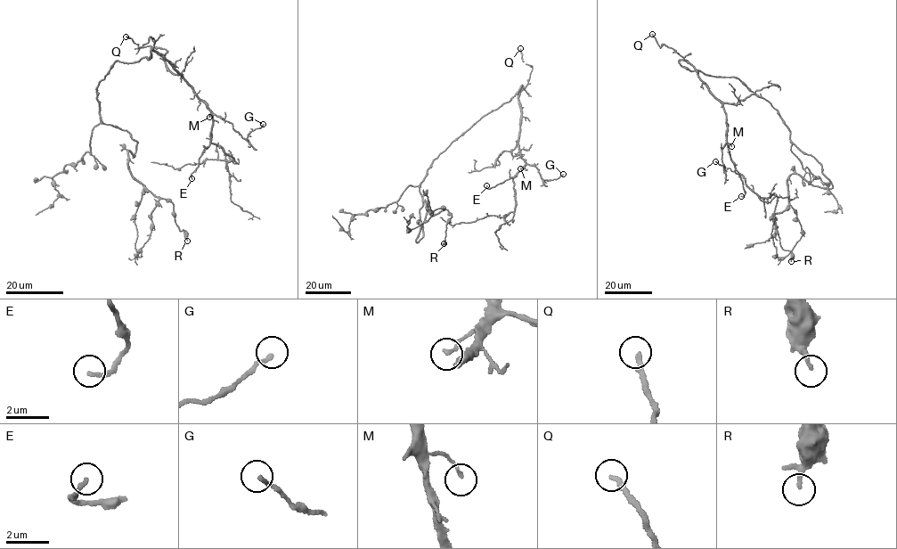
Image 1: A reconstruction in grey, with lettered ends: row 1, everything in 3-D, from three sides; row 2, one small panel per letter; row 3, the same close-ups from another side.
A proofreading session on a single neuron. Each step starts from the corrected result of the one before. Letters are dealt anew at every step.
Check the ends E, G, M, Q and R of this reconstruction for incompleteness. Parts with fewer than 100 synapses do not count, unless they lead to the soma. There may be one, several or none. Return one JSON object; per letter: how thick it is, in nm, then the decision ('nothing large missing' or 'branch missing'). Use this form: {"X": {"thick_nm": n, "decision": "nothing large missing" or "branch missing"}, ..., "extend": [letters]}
{"E": {"thick_nm": 180, "decision": "nothing large missing"}, "G": {"thick_nm": 170, "decision": "nothing large missing"}, "M": {"thick_nm": 140, "decision": "nothing large missing"}, "Q": {"thick_nm": 240, "decision": "branch missing"}, "R": {"thick_nm": 180, "decision": "nothing large missing"}, "extend": ["Q"]}

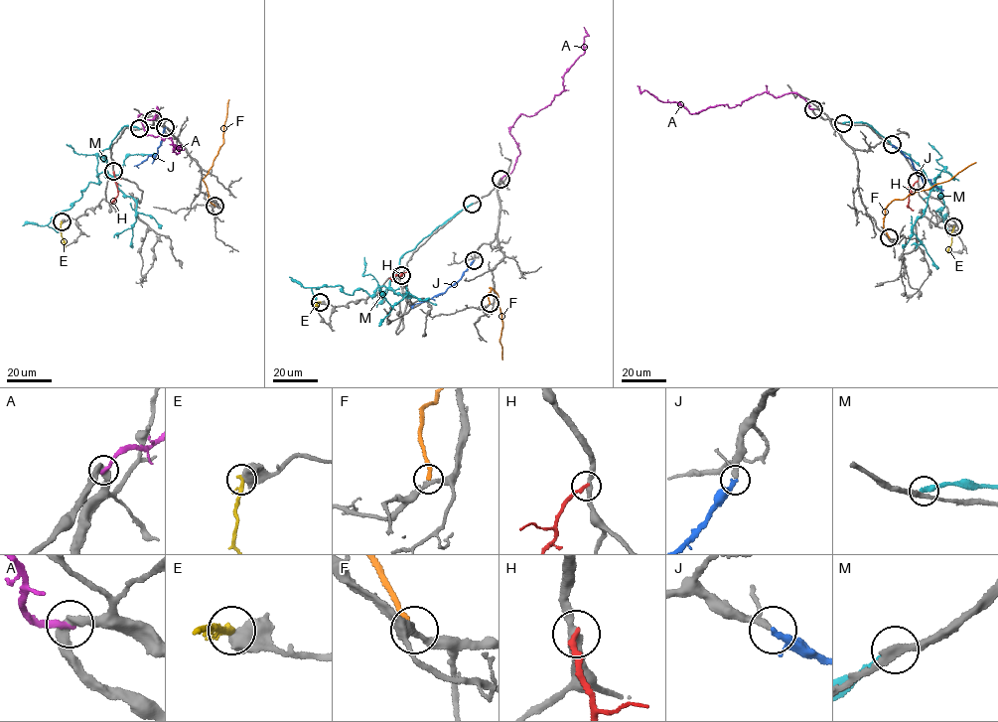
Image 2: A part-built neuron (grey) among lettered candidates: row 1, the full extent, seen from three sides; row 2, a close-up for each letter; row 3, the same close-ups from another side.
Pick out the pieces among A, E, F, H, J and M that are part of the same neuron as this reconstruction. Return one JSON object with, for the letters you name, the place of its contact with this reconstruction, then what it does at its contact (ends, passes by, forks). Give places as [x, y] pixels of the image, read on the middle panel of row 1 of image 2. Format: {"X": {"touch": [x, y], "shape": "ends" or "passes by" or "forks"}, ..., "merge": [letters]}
{"J": {"touch": [474, 260], "shape": "passes by"}, "merge": ["J"]}

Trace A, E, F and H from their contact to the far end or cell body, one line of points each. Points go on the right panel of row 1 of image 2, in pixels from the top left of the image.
A: (813, 108), (796, 93), (776, 97), (764, 92), (740, 105), (690, 114), (638, 85)
E: (953, 226), (947, 253)
F: (889, 237), (883, 226), (886, 207), (895, 200), (950, 180), (976, 162)
H: (917, 181), (910, 194), (909, 208), (914, 210)

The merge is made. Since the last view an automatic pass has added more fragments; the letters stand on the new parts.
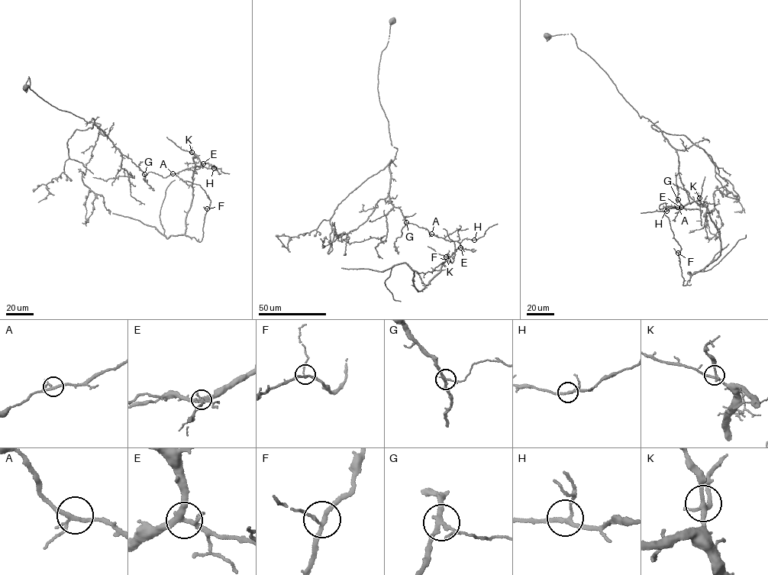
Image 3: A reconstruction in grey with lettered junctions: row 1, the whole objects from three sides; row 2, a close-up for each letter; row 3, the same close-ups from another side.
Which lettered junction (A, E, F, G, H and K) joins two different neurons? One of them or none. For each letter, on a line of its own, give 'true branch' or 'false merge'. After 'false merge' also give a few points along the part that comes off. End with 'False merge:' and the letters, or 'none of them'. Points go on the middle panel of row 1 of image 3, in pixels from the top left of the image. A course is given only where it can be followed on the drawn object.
A: true branch
E: true branch
F: true branch
G: false merge; foreign part runs (406, 222), (460, 247), (418, 291), (413, 270), (426, 273), (453, 261), (454, 243), (443, 228)
H: true branch
K: true branch
False merge: G

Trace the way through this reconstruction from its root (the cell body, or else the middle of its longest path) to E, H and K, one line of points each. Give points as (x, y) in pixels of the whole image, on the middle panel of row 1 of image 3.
E: (391, 20), (377, 88), (397, 149), (388, 168), (389, 201), (406, 222), (460, 247)
H: (391, 20), (377, 88), (397, 149), (388, 168), (389, 201), (406, 222), (430, 233), (459, 242), (474, 240)
K: (391, 20), (377, 88), (397, 149), (388, 168), (389, 199), (406, 222), (459, 243), (446, 256)

